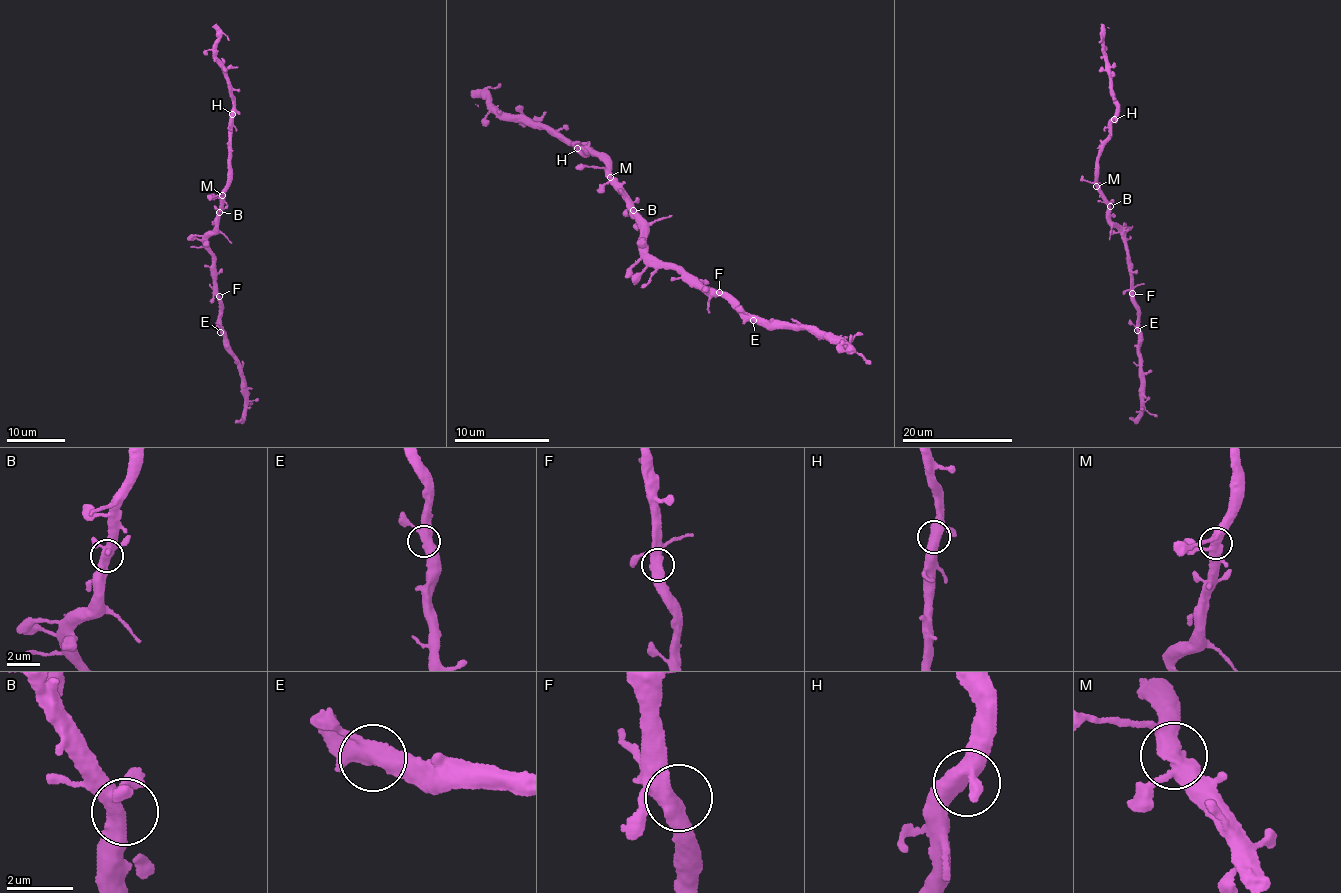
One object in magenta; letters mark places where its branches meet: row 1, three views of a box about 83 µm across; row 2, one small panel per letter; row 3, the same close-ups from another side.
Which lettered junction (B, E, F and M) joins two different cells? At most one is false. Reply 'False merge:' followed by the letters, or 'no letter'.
False merge: no letter

